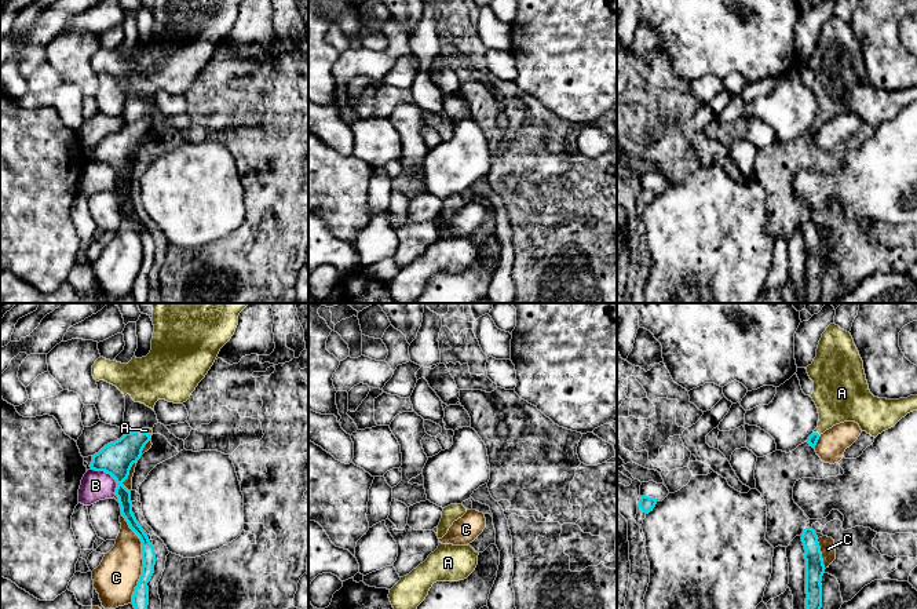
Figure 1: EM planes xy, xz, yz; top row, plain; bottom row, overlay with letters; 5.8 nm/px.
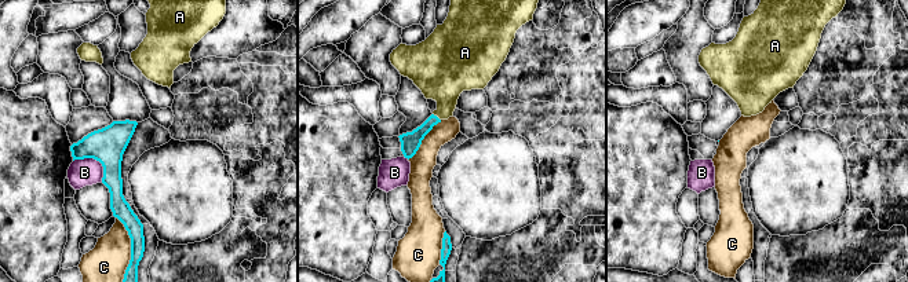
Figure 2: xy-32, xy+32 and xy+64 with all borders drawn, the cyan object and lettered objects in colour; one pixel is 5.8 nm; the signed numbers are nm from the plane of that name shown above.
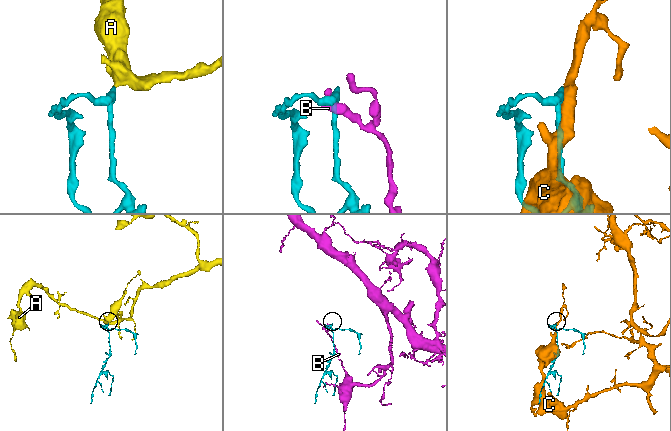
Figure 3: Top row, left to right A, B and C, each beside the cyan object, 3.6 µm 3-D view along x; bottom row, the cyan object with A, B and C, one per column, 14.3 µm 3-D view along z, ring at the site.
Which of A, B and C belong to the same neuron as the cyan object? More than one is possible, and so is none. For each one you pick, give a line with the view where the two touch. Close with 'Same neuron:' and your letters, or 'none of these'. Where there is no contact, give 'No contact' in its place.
A: Touches cyan in yz
Same neuron: A

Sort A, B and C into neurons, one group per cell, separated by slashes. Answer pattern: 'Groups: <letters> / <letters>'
Groups: A / B / C

